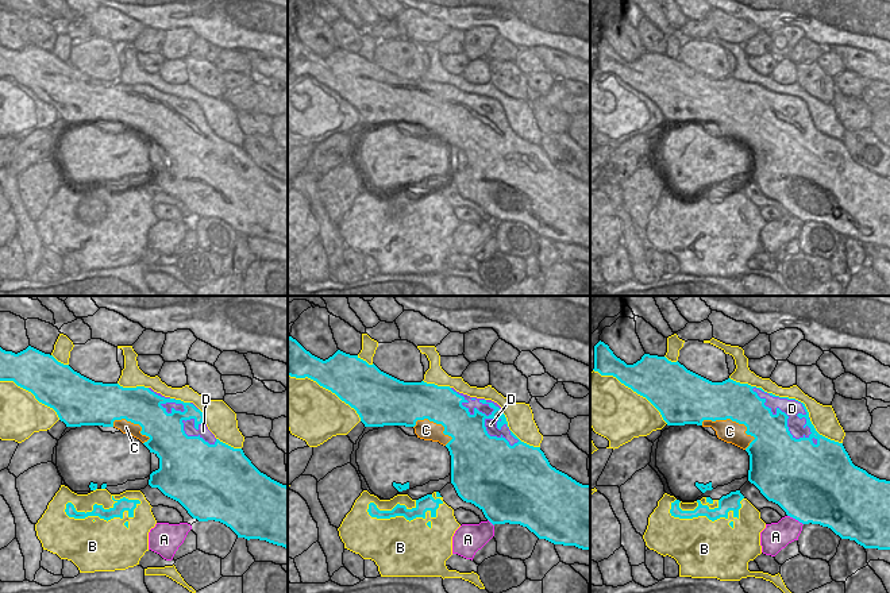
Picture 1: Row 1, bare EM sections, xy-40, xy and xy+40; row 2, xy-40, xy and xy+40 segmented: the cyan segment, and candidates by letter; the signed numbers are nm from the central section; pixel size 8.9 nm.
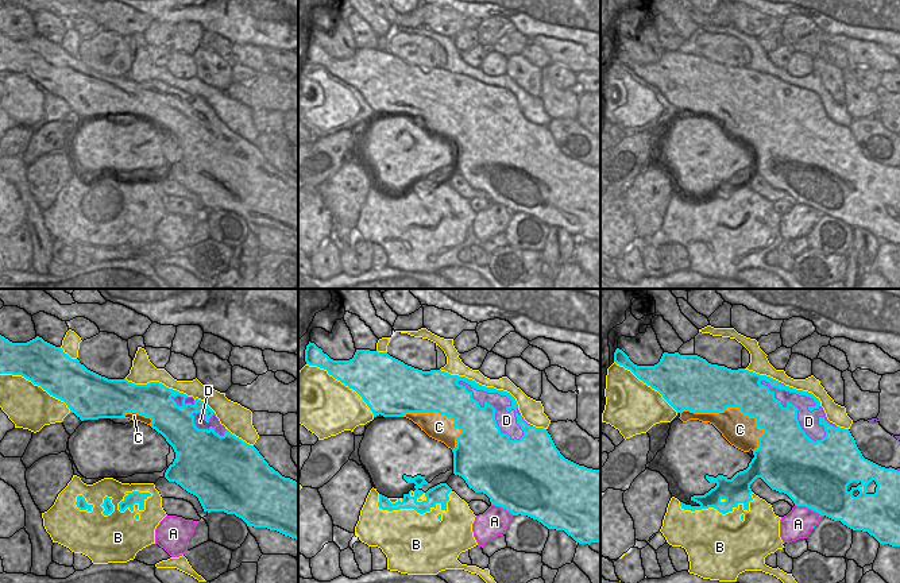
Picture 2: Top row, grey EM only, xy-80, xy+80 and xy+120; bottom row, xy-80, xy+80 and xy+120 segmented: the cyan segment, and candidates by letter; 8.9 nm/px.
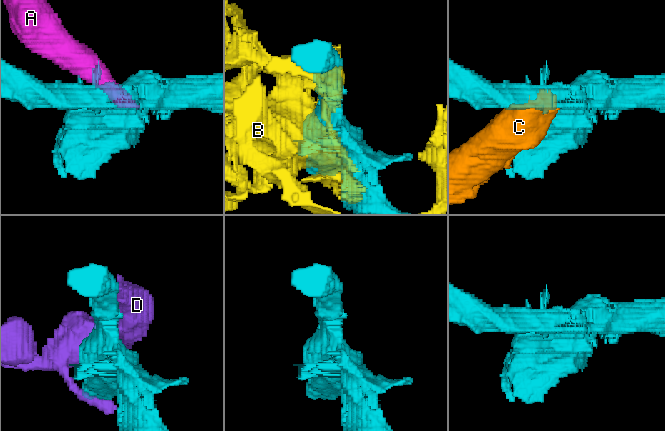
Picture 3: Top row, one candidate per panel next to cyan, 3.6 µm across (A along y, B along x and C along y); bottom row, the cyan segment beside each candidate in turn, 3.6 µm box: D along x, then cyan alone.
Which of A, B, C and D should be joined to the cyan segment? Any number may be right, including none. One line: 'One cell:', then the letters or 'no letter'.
One cell: no letter

